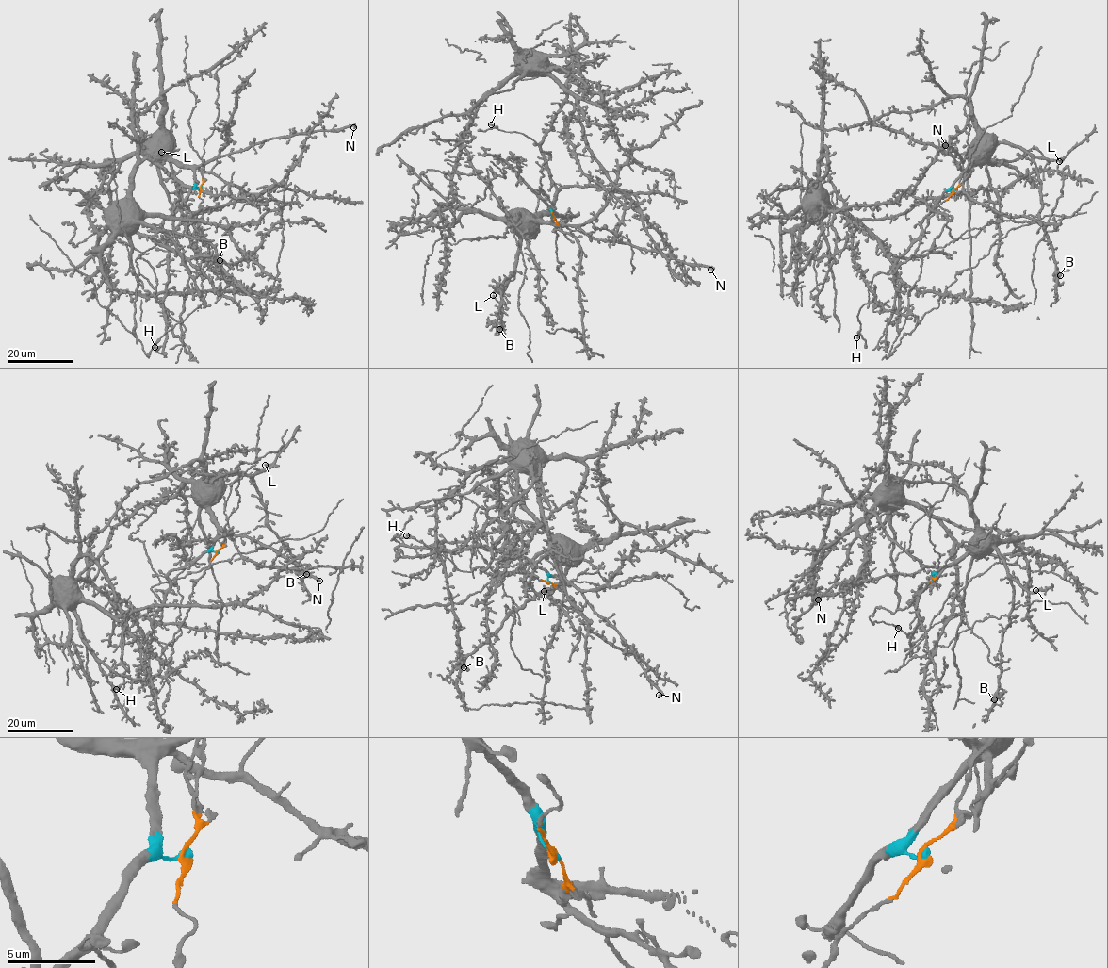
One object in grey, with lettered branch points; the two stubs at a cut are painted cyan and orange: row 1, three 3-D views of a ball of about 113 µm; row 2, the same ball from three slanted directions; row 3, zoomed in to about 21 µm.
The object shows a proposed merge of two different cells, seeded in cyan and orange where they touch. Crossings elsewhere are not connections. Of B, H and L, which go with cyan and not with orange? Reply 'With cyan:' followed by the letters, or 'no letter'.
With cyan: B, L

